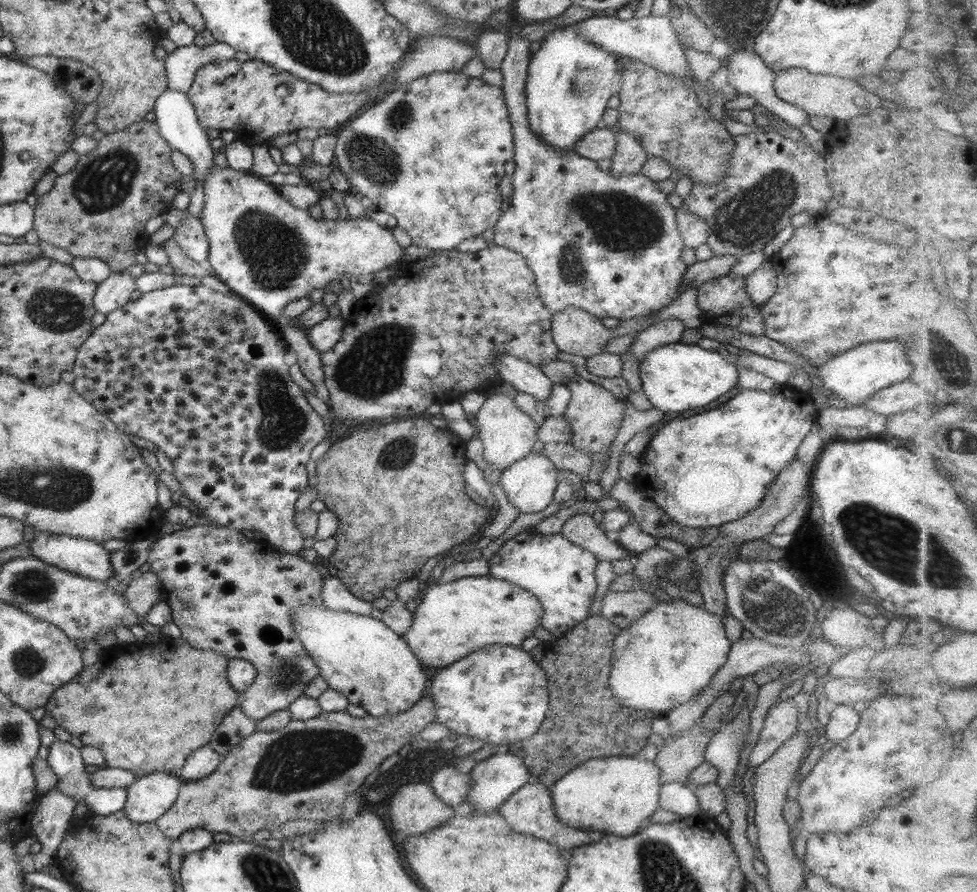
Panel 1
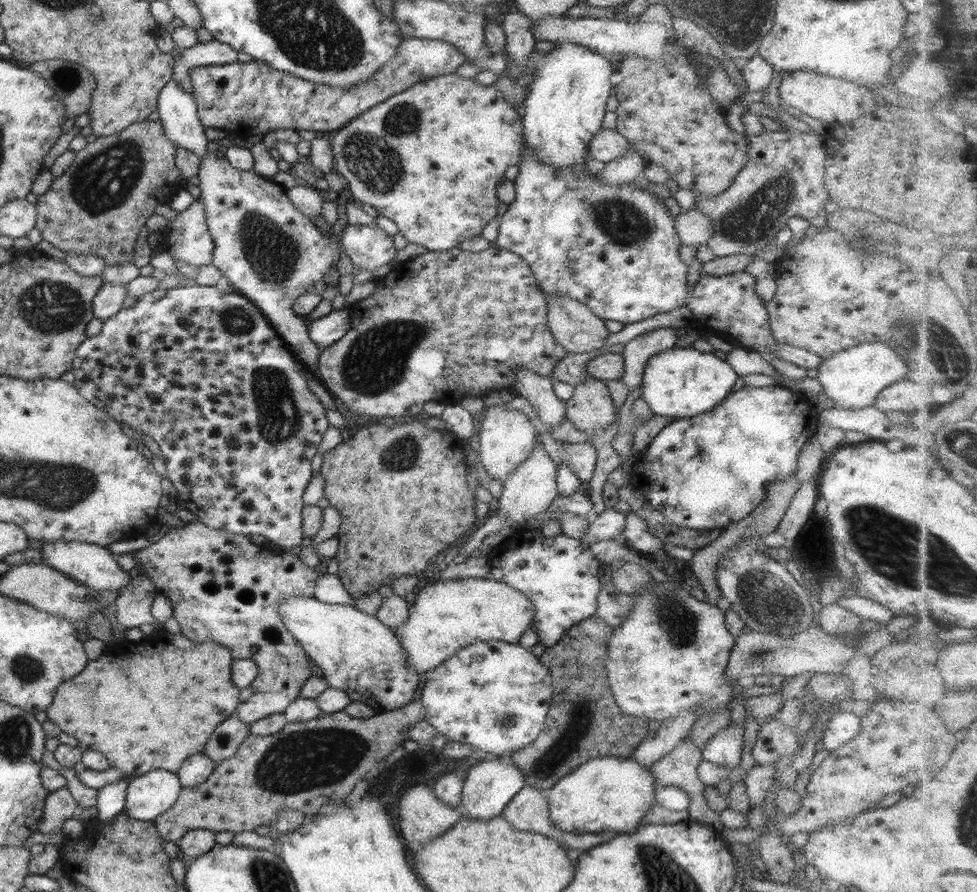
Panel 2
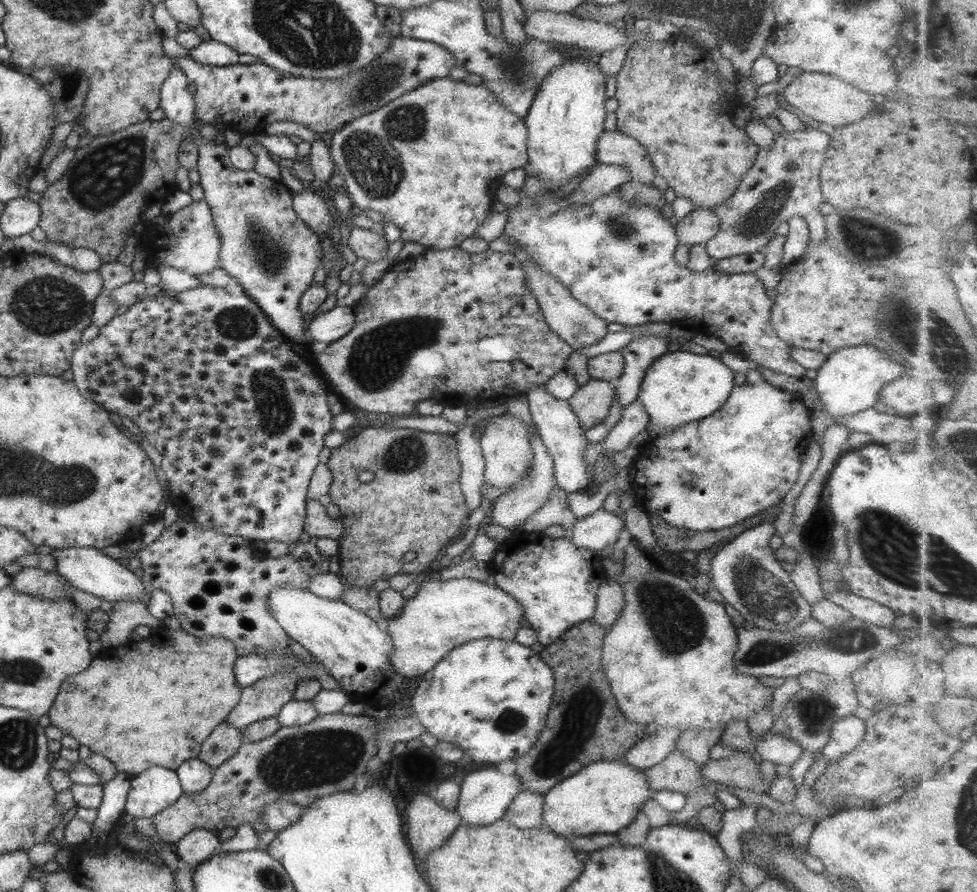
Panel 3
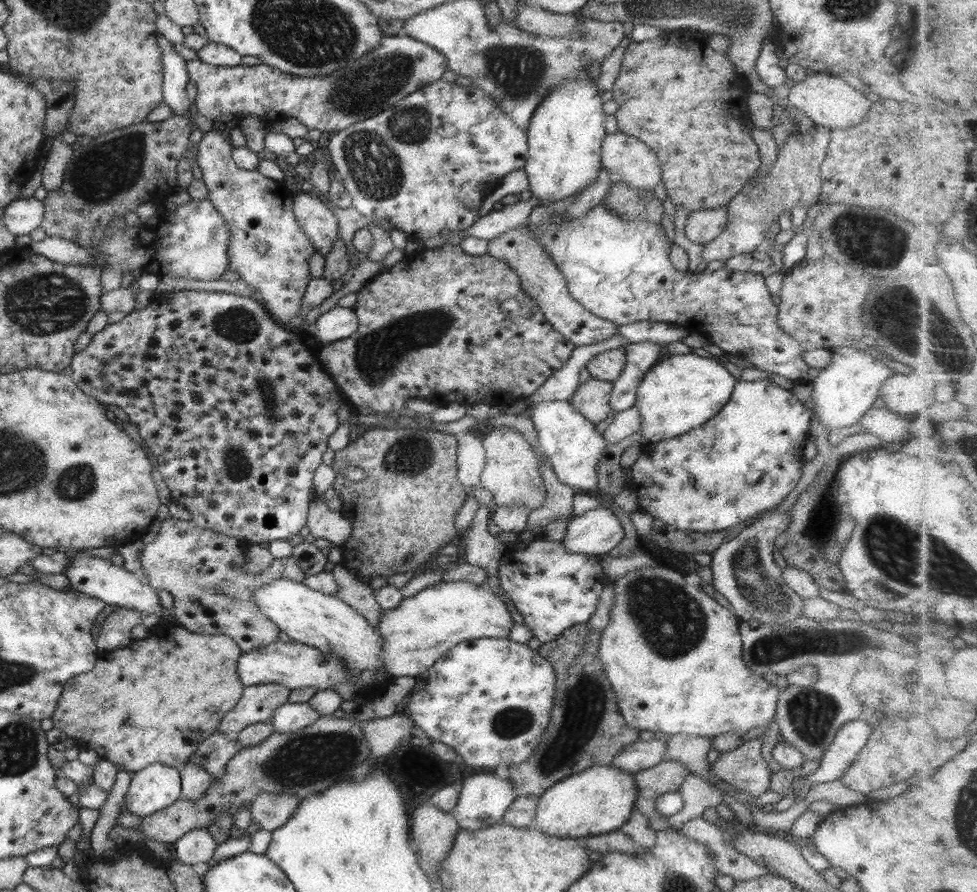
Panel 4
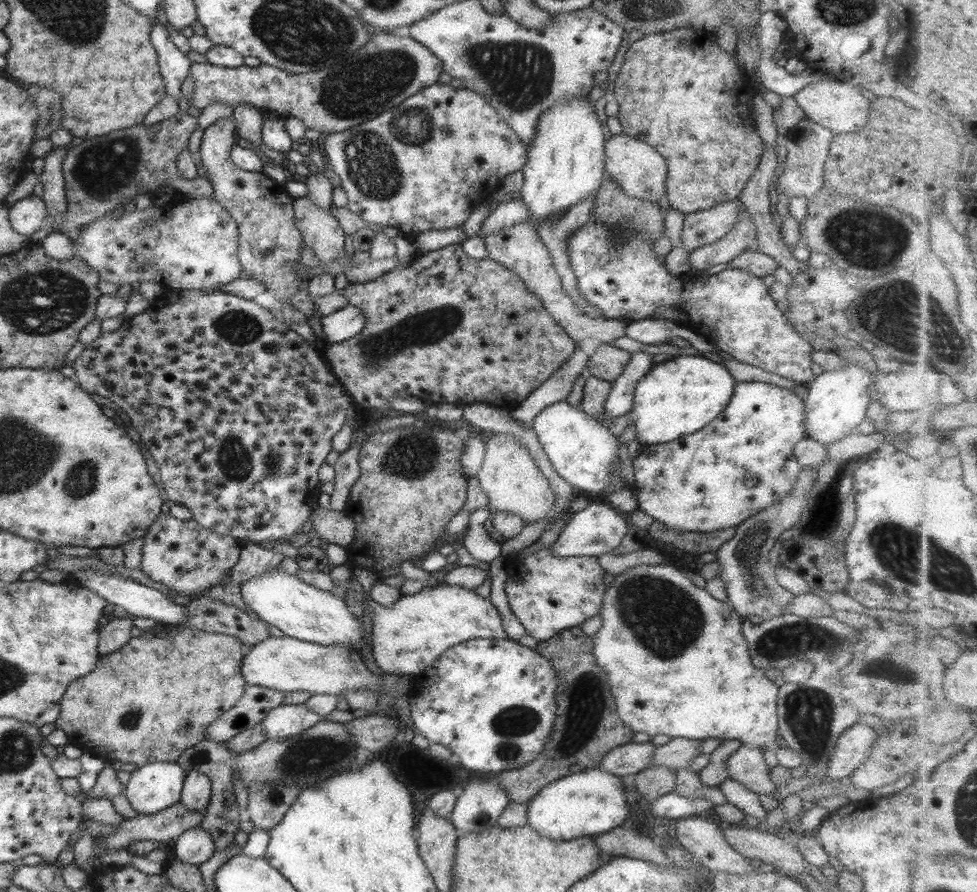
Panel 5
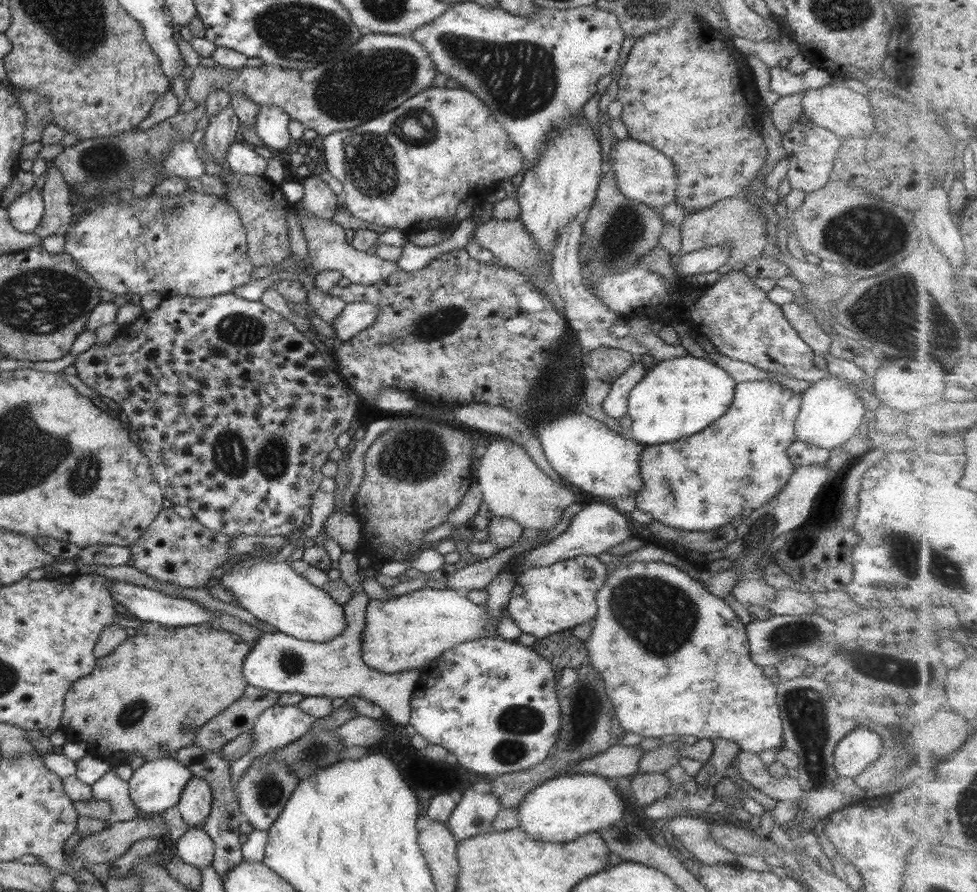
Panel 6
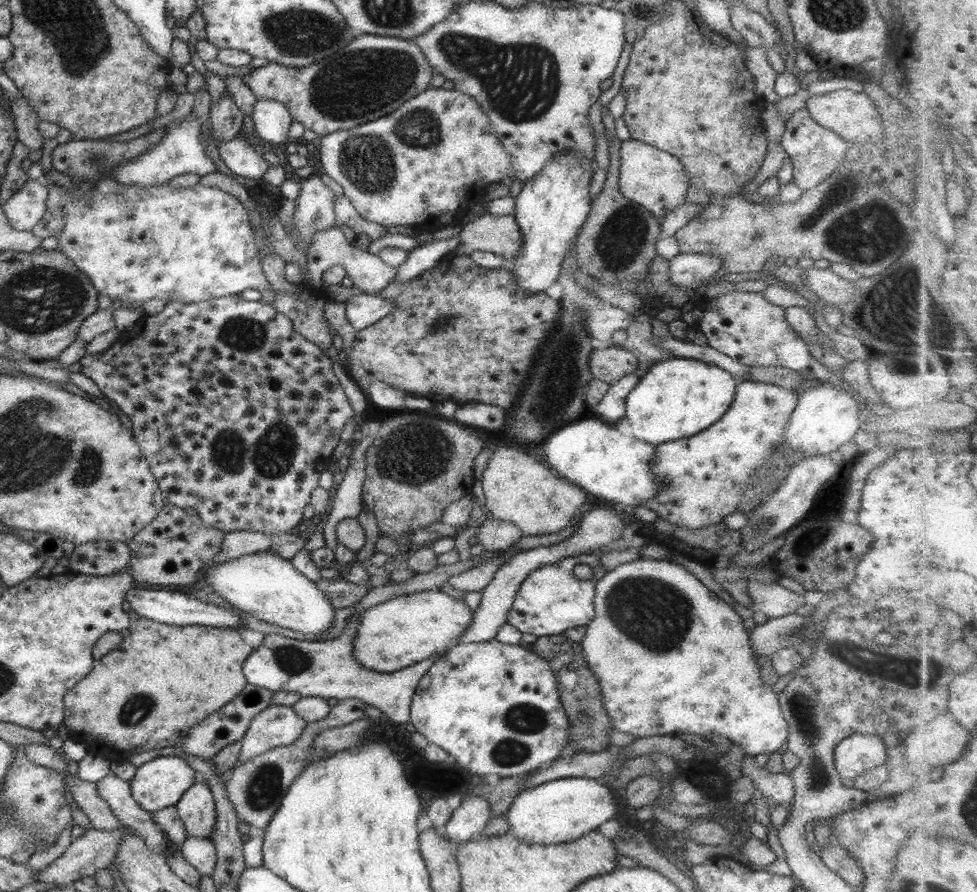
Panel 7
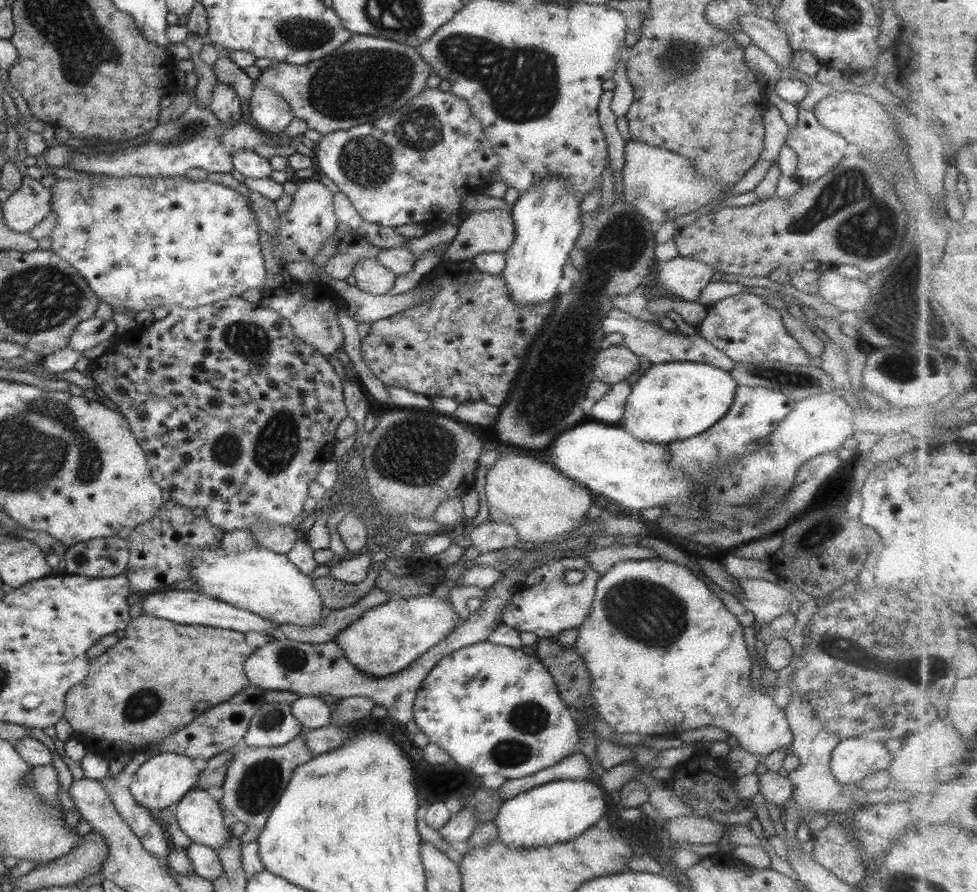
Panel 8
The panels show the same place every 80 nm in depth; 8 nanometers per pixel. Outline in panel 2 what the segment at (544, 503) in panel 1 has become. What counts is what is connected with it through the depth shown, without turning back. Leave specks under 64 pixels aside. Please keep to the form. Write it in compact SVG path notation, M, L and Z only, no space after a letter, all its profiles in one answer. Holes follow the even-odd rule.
M535 446L532 453L515 467L502 482L501 496L497 500L500 515L505 515L508 525L521 524L546 511L558 496L556 491L556 464L544 453L543 447Z

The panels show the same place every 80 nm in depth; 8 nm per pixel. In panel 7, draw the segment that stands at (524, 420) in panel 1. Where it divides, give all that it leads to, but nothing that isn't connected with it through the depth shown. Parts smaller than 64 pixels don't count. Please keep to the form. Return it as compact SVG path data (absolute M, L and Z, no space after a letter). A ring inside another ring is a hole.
M506 447L491 450L476 491L488 518L514 524L523 537L551 534L560 528L567 528L569 519L587 498L578 486L557 476L529 455Z

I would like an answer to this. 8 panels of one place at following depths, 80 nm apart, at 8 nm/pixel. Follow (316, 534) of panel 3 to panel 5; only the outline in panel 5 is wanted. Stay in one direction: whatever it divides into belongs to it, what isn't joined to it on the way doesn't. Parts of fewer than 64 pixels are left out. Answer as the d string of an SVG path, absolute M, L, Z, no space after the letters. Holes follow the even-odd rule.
M317 507L308 519L325 545L347 548L353 542L354 522L342 511Z

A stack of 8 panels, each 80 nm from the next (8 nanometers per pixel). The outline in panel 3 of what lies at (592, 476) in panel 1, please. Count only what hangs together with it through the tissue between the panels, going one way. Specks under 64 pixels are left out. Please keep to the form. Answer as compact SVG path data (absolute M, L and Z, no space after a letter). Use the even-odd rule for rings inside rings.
M590 379L585 385L577 388L577 392L566 402L585 431L597 426L607 416L614 397L612 382Z

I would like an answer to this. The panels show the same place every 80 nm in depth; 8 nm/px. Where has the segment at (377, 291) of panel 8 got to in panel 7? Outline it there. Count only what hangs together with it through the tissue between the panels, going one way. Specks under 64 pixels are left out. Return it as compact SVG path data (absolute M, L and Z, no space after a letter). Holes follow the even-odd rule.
M336 224L325 228L325 230L318 230L313 234L305 252L308 272L305 277L310 286L318 290L321 288L321 274L335 265L342 266L347 278L351 279L352 286L361 289L365 294L374 294L374 292L381 290L396 276L396 268L394 266L385 264L377 255L362 251L345 241L343 233L341 233L339 226Z

